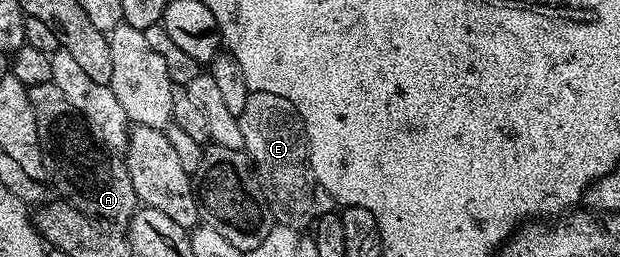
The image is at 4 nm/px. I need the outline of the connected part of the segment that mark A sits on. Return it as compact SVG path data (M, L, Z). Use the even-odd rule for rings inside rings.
M49 80L27 86L27 94L33 115L37 115L37 135L50 184L55 184L72 207L81 211L81 215L85 215L100 229L126 230L140 204L139 196L133 191L133 179L129 179L126 164L114 165L111 162L114 160L95 144L83 118L76 113L73 103L65 99L61 87Z

